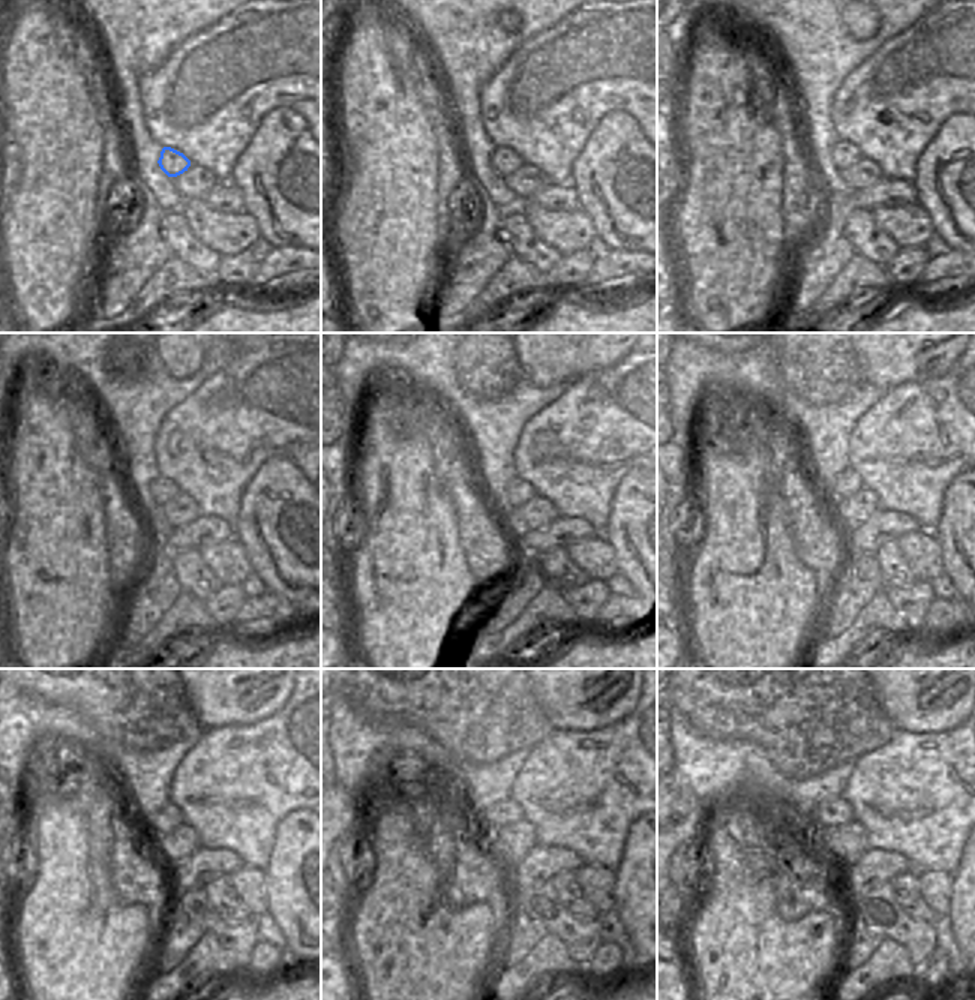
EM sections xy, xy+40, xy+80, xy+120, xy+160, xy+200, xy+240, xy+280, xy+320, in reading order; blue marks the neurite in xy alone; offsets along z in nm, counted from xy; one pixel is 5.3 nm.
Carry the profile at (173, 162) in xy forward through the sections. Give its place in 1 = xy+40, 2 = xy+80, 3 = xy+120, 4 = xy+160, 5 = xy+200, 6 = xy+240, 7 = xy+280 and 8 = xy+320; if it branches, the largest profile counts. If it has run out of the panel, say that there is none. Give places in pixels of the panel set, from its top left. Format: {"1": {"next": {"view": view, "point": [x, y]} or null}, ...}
{"1": {"next": {"view": "xy+40", "point": [504, 161]}}, "2": {"next": {"view": "xy+80", "point": [843, 155]}}, "3": {"next": {"view": "xy+120", "point": [162, 489]}}, "4": {"next": {"view": "xy+160", "point": [516, 492]}}, "5": {"next": {"view": "xy+200", "point": [848, 483]}}, "6": {"next": {"view": "xy+240", "point": [170, 817]}}, "7": {"next": {"view": "xy+280", "point": [501, 813]}}, "8": {"next": {"view": "xy+320", "point": [834, 810]}}}

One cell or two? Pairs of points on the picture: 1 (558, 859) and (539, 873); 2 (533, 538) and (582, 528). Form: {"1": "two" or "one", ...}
{"1": "one", "2": "one"}

